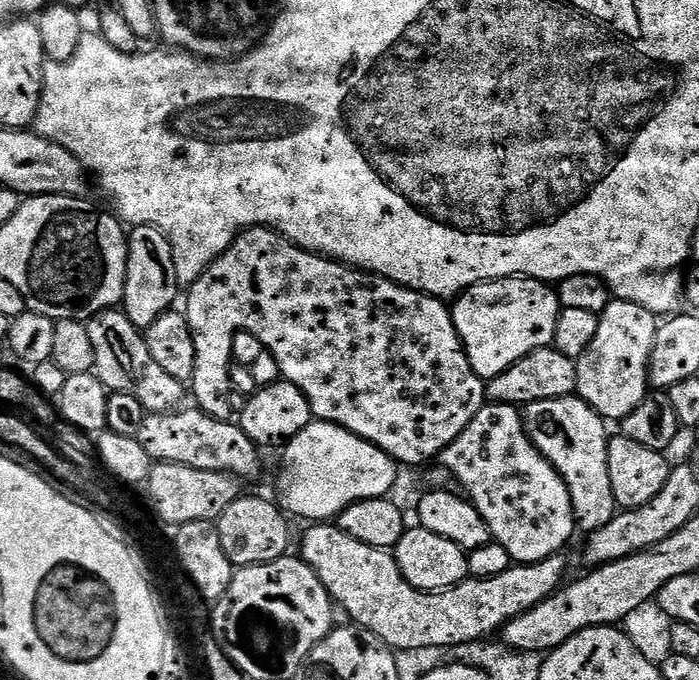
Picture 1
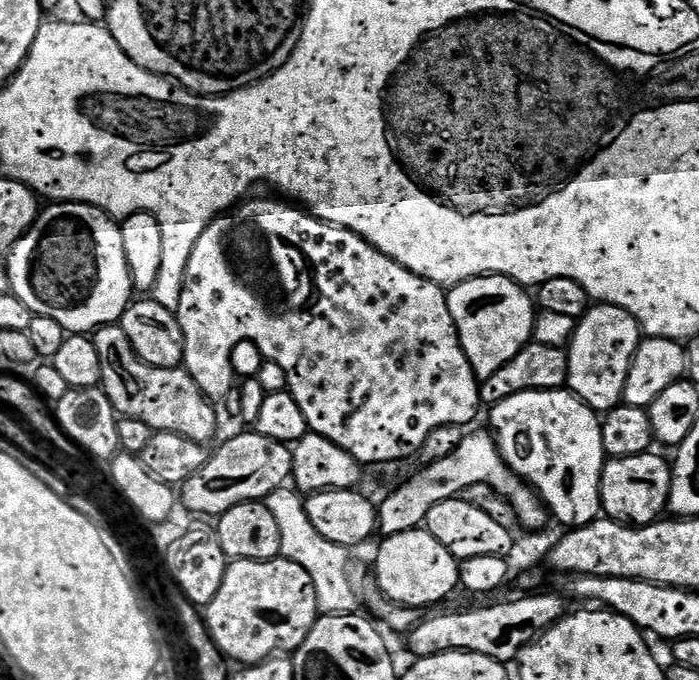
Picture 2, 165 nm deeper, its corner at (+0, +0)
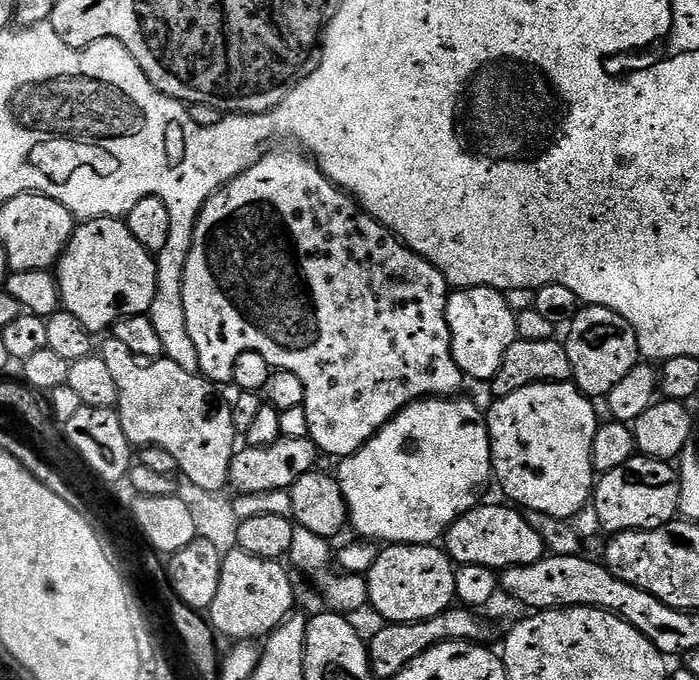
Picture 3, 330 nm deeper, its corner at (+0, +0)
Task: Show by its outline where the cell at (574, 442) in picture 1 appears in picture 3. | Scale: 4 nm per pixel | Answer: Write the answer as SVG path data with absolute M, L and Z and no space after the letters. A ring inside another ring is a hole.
M575 383L566 384L535 384L534 386L526 386L522 390L514 390L514 394L509 396L501 396L491 401L492 409L487 409L488 417L488 433L490 434L490 446L492 447L492 470L494 473L495 483L500 483L500 488L509 496L513 505L519 506L528 512L541 512L542 514L550 514L559 520L571 521L575 512L580 512L584 508L584 503L591 501L594 496L594 469L592 466L592 447L594 446L594 434L598 427L598 419L596 420L596 408L591 399L585 396Z

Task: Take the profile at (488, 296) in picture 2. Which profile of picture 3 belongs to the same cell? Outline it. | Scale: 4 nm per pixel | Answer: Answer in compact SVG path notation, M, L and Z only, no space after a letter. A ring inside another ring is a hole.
M461 288L448 297L446 318L452 335L454 362L469 381L491 382L506 358L506 350L517 340L516 312L508 305L509 297L496 288Z

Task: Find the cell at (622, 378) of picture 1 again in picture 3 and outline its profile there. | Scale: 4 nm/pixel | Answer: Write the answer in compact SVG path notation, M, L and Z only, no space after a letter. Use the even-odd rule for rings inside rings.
M597 304L581 307L568 330L566 347L570 354L572 380L589 398L607 398L610 390L614 390L614 386L618 386L618 382L622 382L622 378L626 378L626 374L630 374L641 359L636 331L630 322L626 322L626 318L622 318L622 314L609 308Z

